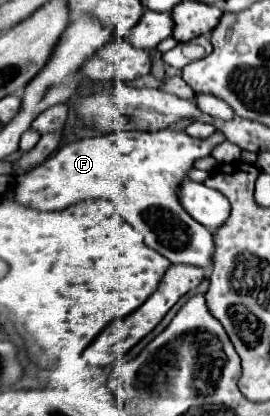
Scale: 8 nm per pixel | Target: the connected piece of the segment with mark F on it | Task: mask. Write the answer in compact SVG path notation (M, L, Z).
M169 129L154 133L108 133L88 139L78 139L56 149L42 165L30 169L18 177L16 201L44 211L60 211L84 199L110 199L116 209L126 217L126 221L144 237L144 243L164 255L170 263L184 263L196 267L212 265L214 255L214 233L204 229L196 219L192 219L186 209L180 205L178 189L188 181L188 171L194 167L194 161L206 157L212 151L212 145L218 145L226 139L220 131L208 139L194 139L184 131Z

